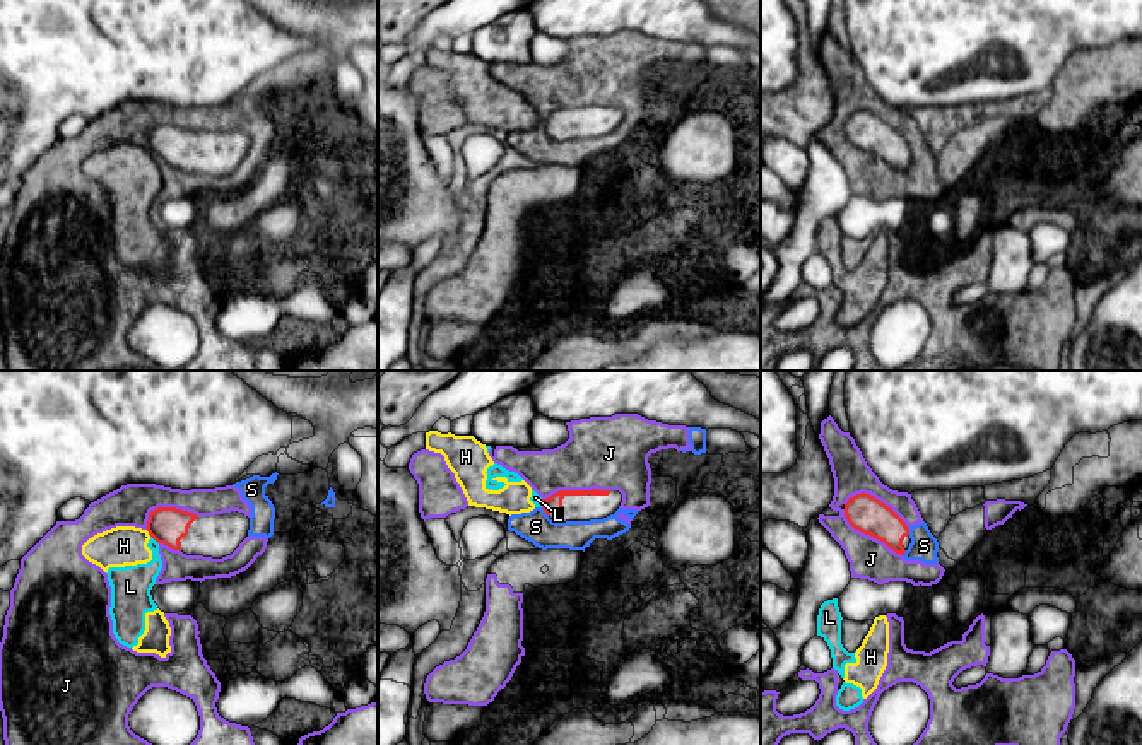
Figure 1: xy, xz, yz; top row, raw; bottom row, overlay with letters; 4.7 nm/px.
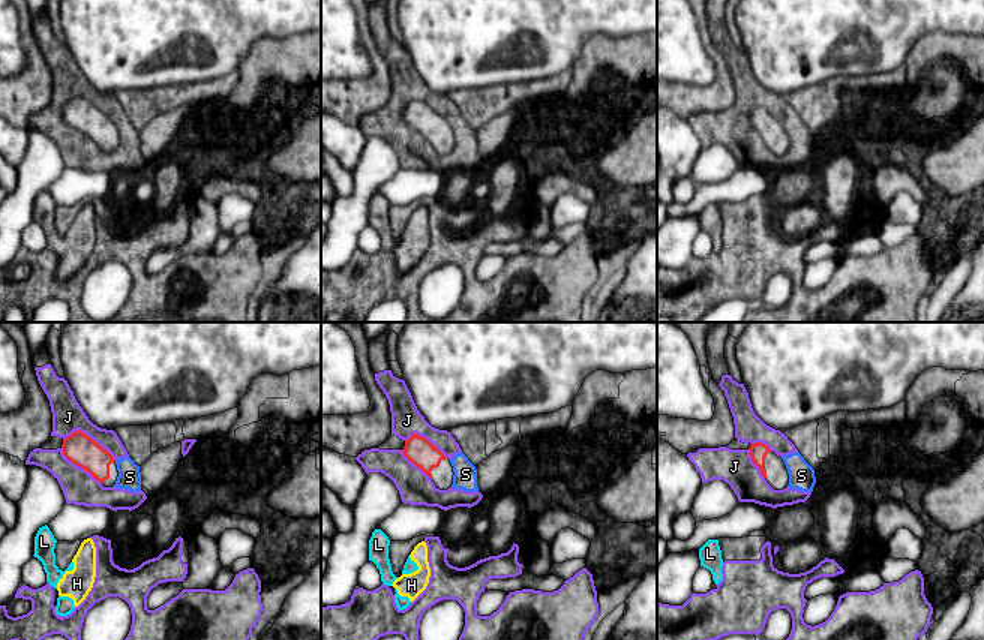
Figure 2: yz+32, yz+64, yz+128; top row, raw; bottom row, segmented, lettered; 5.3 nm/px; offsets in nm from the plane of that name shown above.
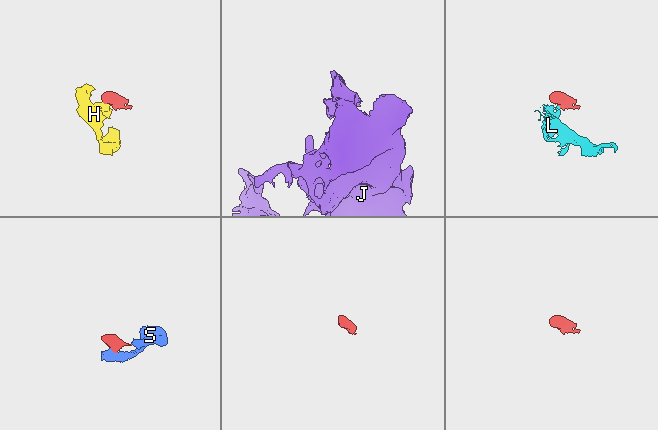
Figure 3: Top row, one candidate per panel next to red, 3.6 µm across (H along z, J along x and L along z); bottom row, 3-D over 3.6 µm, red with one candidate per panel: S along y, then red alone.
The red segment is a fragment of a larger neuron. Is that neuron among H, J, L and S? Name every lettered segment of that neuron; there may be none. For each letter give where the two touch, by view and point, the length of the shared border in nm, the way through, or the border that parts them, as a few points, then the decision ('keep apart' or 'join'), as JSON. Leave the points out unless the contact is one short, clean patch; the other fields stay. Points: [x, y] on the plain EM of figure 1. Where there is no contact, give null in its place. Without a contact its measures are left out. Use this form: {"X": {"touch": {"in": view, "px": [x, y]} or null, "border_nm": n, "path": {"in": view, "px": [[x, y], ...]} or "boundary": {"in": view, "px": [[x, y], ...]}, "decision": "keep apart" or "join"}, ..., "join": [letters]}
{"H": {"touch": {"in": "xy", "px": [149, 151]}, "border_nm": 40, "boundary": {"in": "xy", "px": [[146, 147], [151, 152]]}, "decision": "keep apart"}, "J": {"touch": {"in": "xz", "px": [575, 108]}, "border_nm": 320, "decision": "keep apart"}, "L": {"touch": {"in": "xy", "px": [154, 156]}, "border_nm": 60, "boundary": {"in": "xy", "px": [[151, 152], [158, 161]]}, "decision": "keep apart"}, "S": {"touch": {"in": "xz", "px": [546, 130]}, "border_nm": 60, "boundary": {"in": "xz", "px": [[541, 125], [547, 134]]}, "decision": "keep apart"}, "join": []}

